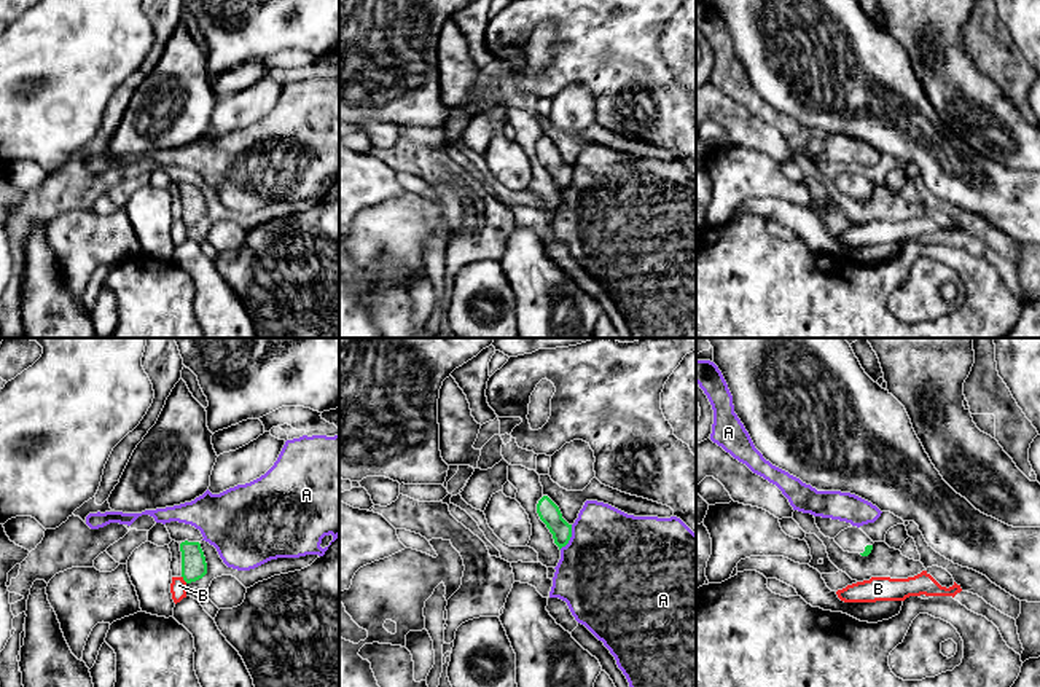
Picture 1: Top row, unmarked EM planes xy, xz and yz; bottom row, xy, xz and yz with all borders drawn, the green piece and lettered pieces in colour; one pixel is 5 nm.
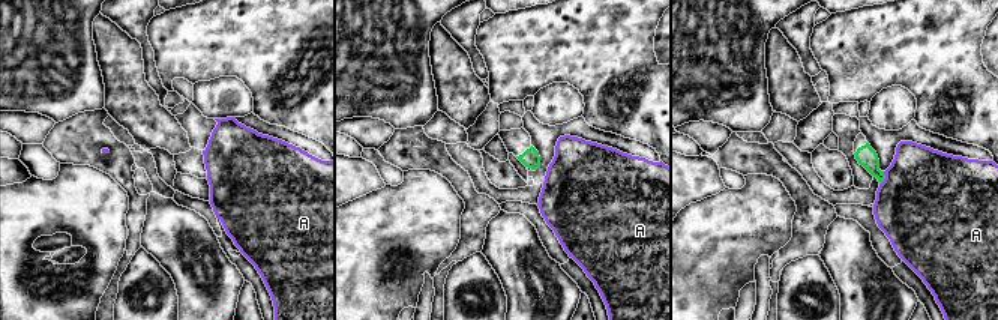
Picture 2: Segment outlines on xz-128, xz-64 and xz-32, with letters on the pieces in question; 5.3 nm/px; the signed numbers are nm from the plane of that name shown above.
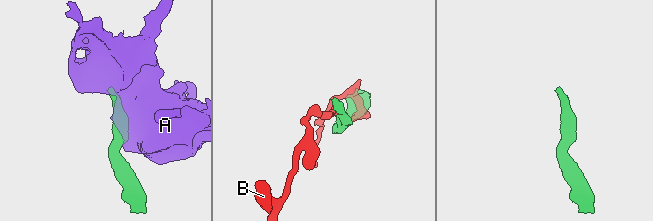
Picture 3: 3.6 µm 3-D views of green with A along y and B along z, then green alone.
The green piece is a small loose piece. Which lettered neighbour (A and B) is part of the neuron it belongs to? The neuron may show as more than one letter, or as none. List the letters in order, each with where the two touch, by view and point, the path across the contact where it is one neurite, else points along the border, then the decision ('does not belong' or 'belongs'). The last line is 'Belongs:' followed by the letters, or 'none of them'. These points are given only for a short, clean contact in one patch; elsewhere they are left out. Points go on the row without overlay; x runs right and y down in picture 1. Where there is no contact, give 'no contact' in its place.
A: xz (569, 180) | does not belong
B: xy (183, 222) | does not belong
Belongs: none of them

